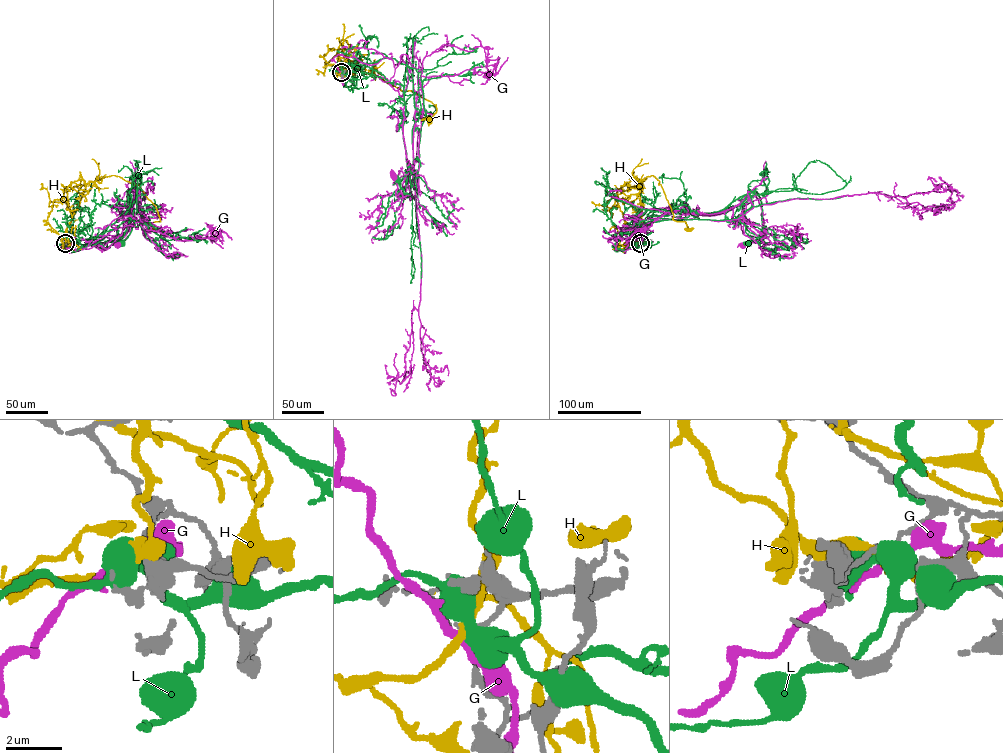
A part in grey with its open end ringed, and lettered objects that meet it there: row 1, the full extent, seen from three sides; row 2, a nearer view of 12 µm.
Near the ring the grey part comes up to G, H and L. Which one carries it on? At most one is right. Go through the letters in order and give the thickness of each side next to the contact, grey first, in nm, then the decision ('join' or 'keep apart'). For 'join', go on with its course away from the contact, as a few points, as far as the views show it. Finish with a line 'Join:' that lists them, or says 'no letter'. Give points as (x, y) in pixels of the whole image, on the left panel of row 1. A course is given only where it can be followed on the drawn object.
G: 140/500 nm | keep apart
H: 170/280 nm | keep apart
L: 190/550 nm | keep apart
Join: no letter

